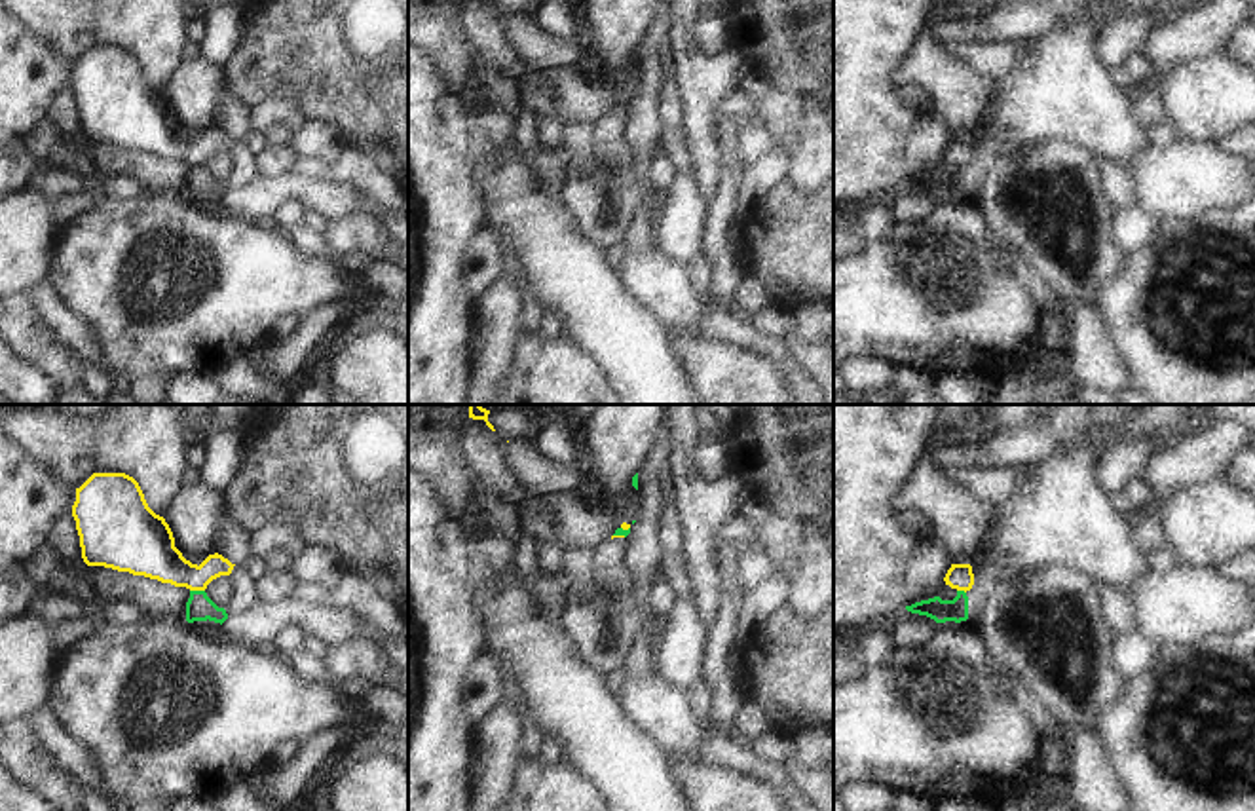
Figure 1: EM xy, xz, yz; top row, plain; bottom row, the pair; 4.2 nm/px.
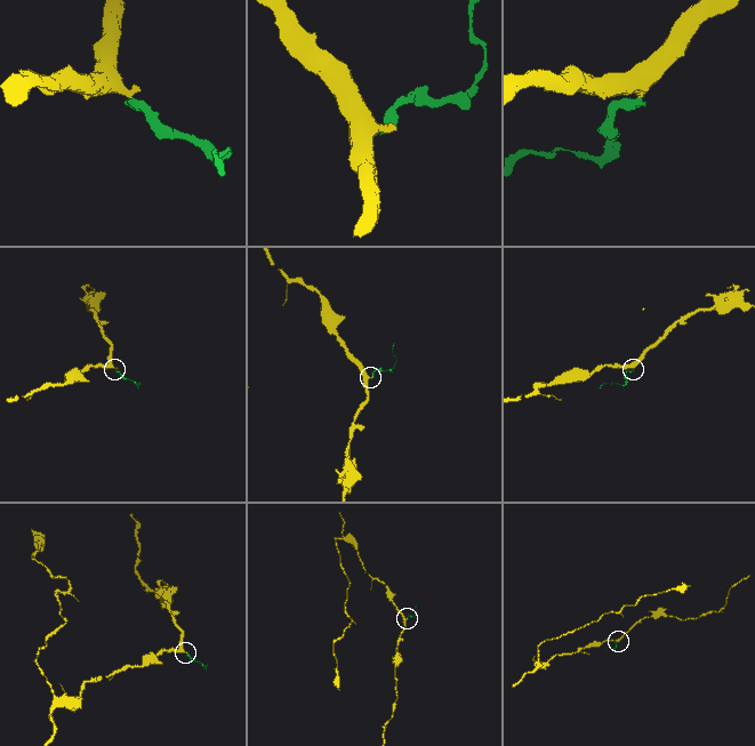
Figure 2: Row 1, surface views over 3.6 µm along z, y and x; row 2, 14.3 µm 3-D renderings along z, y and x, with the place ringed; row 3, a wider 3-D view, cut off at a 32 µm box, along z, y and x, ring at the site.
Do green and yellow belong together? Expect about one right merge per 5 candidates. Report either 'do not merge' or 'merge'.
do not merge

